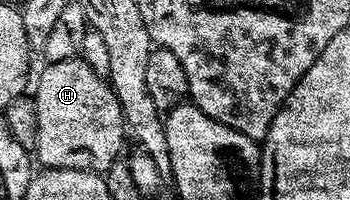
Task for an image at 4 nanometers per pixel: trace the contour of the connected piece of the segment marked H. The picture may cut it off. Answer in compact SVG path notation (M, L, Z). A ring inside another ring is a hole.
M82 57L48 63L45 68L45 71L37 79L35 76L34 79L34 98L38 109L35 162L44 169L61 167L62 169L97 173L107 171L110 164L121 158L120 150L124 147L124 139L126 140L122 105L114 93L112 84L105 76L94 73L94 69L90 69L90 65L86 65L86 61Z

